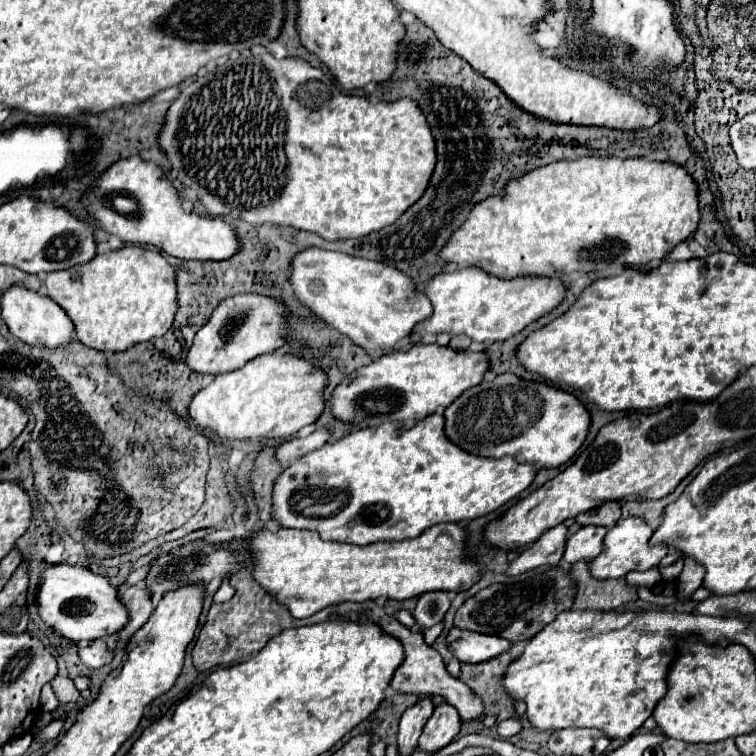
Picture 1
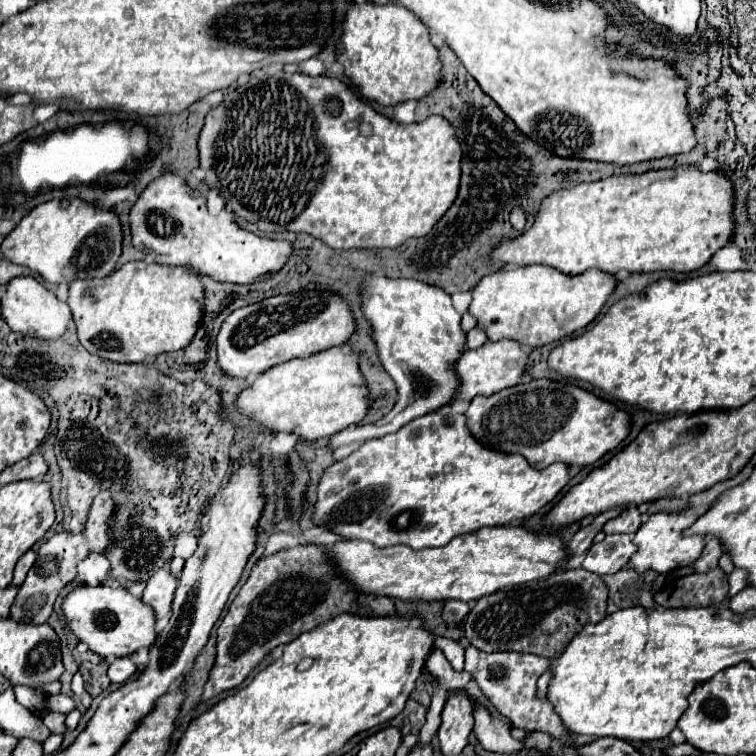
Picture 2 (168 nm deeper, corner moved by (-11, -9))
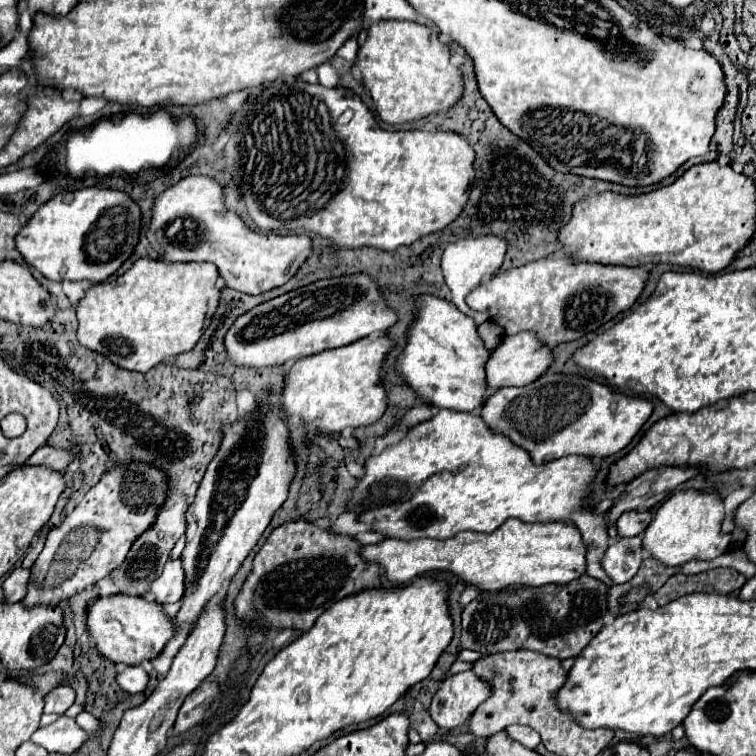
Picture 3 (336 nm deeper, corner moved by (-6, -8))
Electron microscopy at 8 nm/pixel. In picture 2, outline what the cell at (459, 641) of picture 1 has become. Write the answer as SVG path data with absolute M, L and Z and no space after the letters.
M473 645L465 647L465 671L473 675L479 689L501 711L501 715L511 719L513 727L545 731L551 737L567 739L569 733L567 729L563 729L563 723L559 721L559 717L555 717L551 703L547 699L537 699L535 695L535 683L547 671L547 665L549 661L545 657L537 657L531 653L517 653L517 651L483 653L481 649L475 649Z

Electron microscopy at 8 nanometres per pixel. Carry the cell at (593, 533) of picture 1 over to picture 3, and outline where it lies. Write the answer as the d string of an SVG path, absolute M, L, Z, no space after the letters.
M632 536L622 538L604 552L602 568L606 568L614 584L624 584L636 576L642 560L642 540L640 536Z

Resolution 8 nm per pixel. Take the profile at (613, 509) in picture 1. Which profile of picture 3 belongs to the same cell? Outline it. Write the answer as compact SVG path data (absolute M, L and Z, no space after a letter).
M630 510L630 512L624 512L618 518L616 528L618 528L620 536L638 536L638 534L642 534L648 528L650 522L652 522L652 514L648 510L646 512Z

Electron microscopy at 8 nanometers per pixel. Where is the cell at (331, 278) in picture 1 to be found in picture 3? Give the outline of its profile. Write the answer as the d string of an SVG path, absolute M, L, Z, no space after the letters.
M420 296L416 298L416 306L418 318L410 326L408 344L398 358L398 372L422 400L428 400L436 408L462 412L480 410L488 396L486 362L490 350L486 350L478 336L476 322L458 312L454 304L436 296Z

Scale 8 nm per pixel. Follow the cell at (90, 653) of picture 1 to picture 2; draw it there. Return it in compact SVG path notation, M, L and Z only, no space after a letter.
M117 657L113 663L109 663L107 675L109 675L111 683L123 685L135 671L137 671L137 667L135 667L135 663L129 657Z

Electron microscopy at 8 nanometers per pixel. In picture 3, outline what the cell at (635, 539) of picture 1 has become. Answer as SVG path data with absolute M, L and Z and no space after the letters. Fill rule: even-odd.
M682 490L674 492L656 512L646 528L644 548L666 566L682 566L690 560L712 560L728 550L732 534L724 534L720 524L724 518L724 502L718 492ZM696 556L696 558L690 558Z

